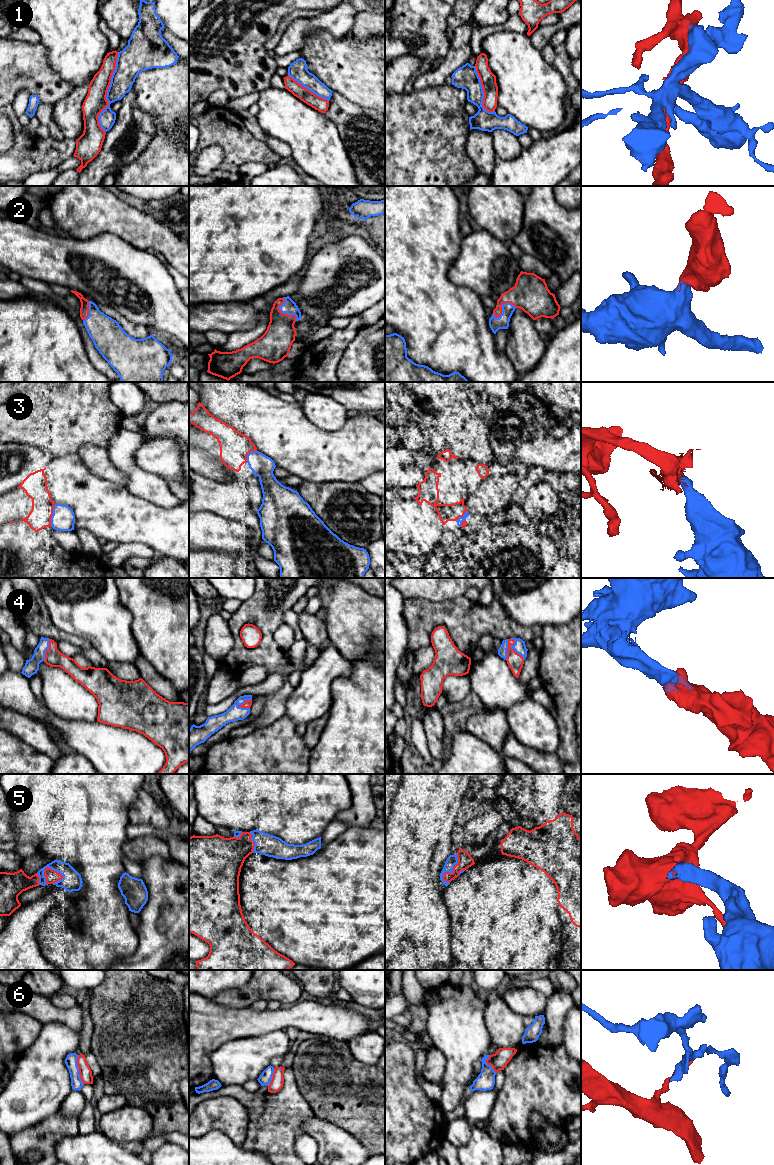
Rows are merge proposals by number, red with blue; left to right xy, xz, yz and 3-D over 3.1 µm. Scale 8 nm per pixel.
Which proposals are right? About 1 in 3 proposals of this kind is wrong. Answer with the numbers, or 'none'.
2, 3, 4, 5

